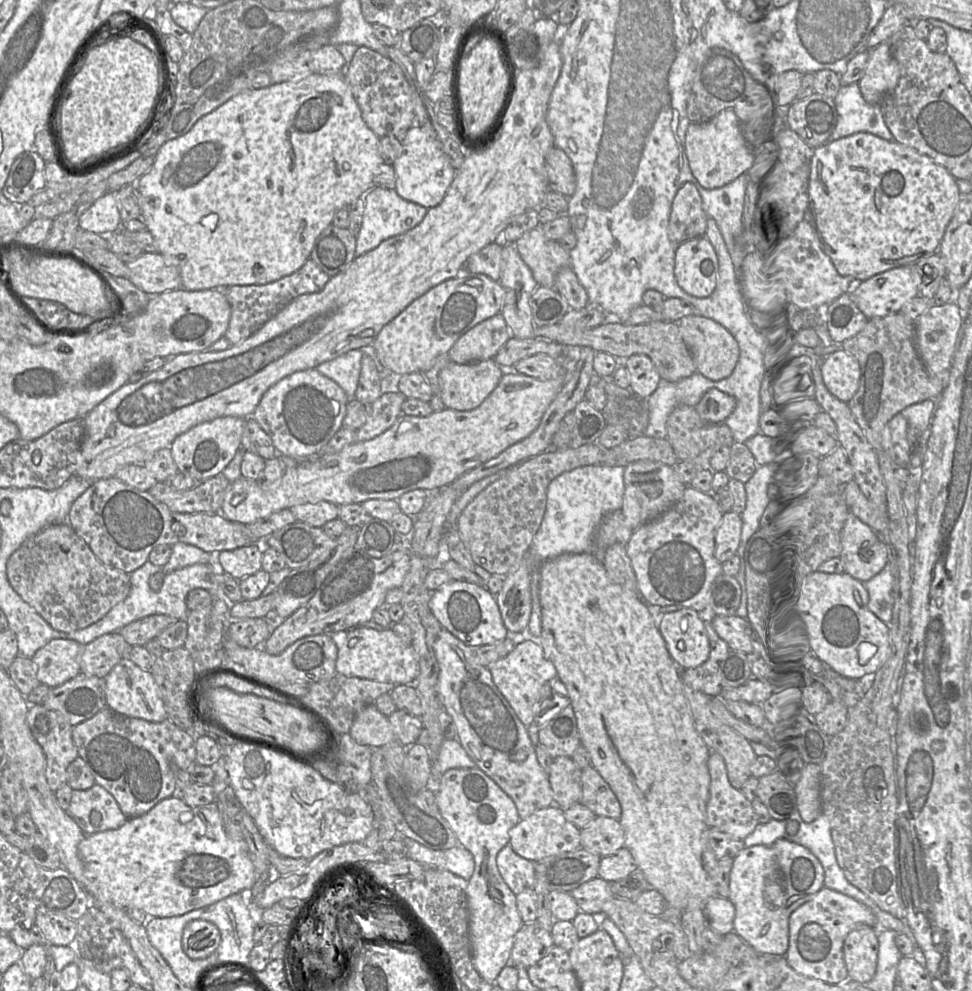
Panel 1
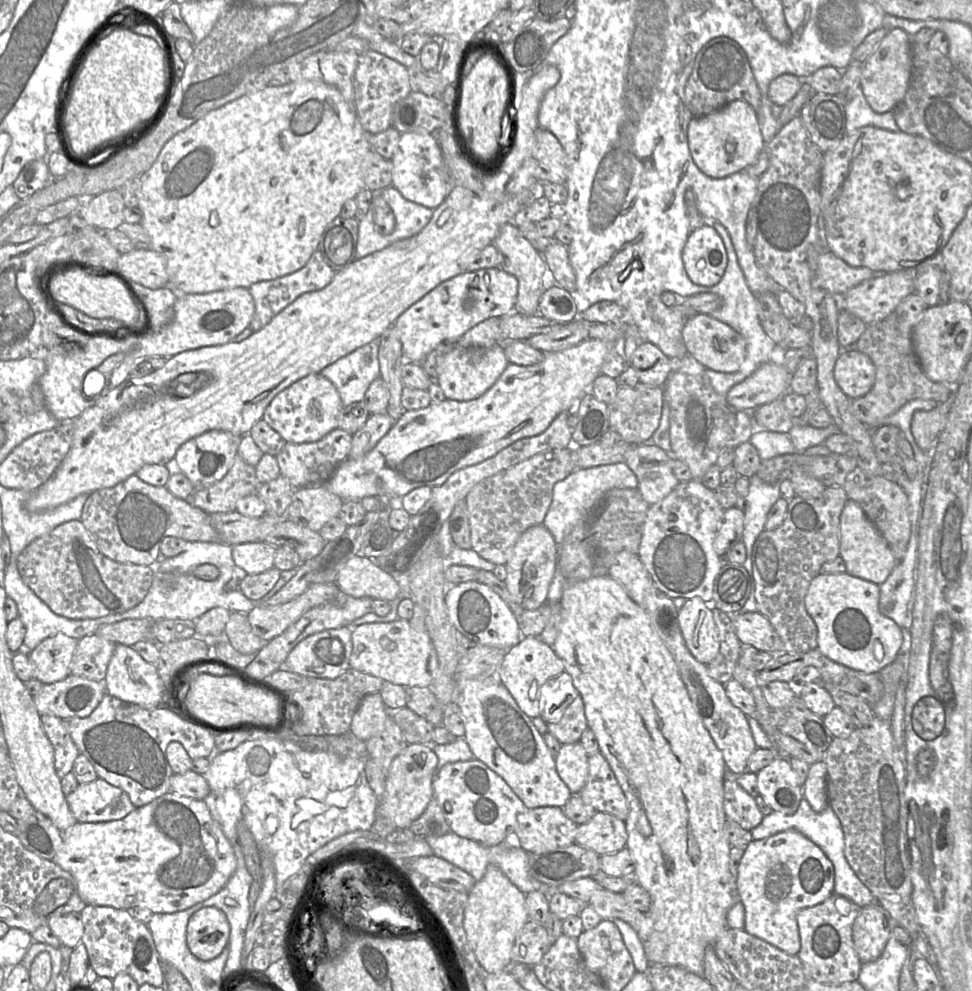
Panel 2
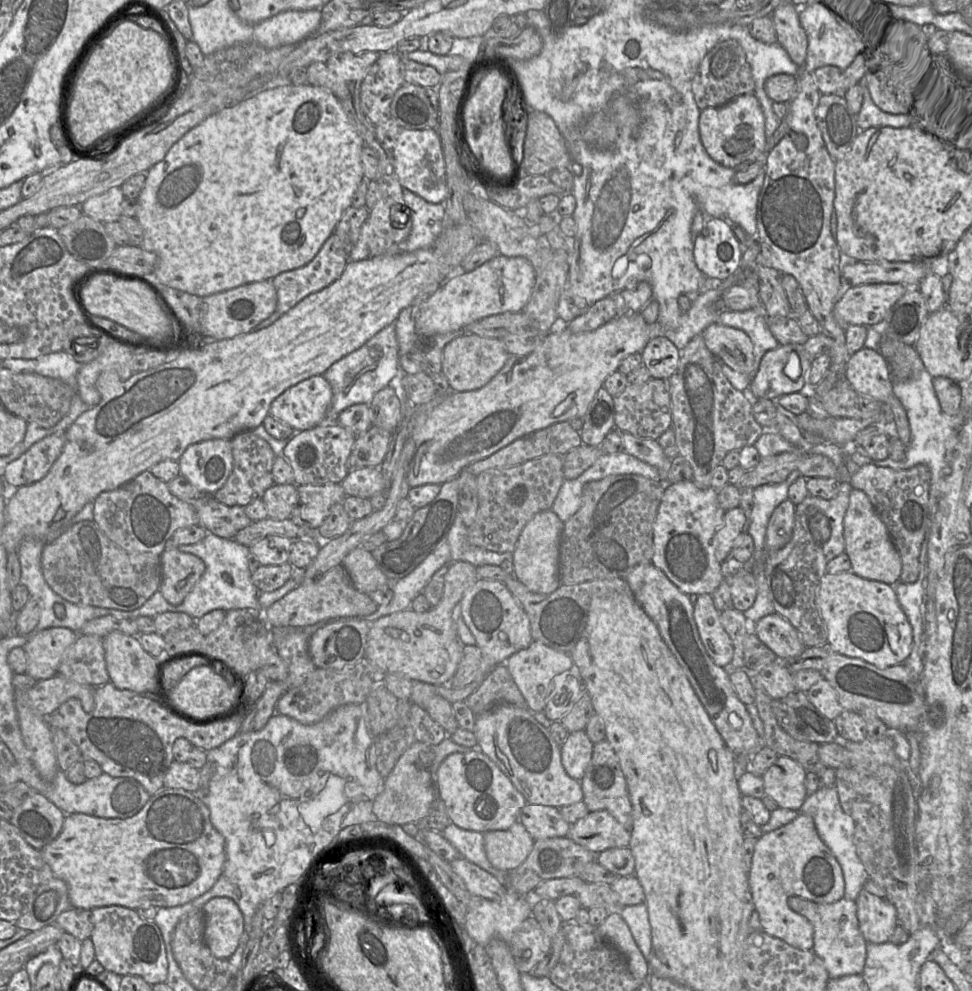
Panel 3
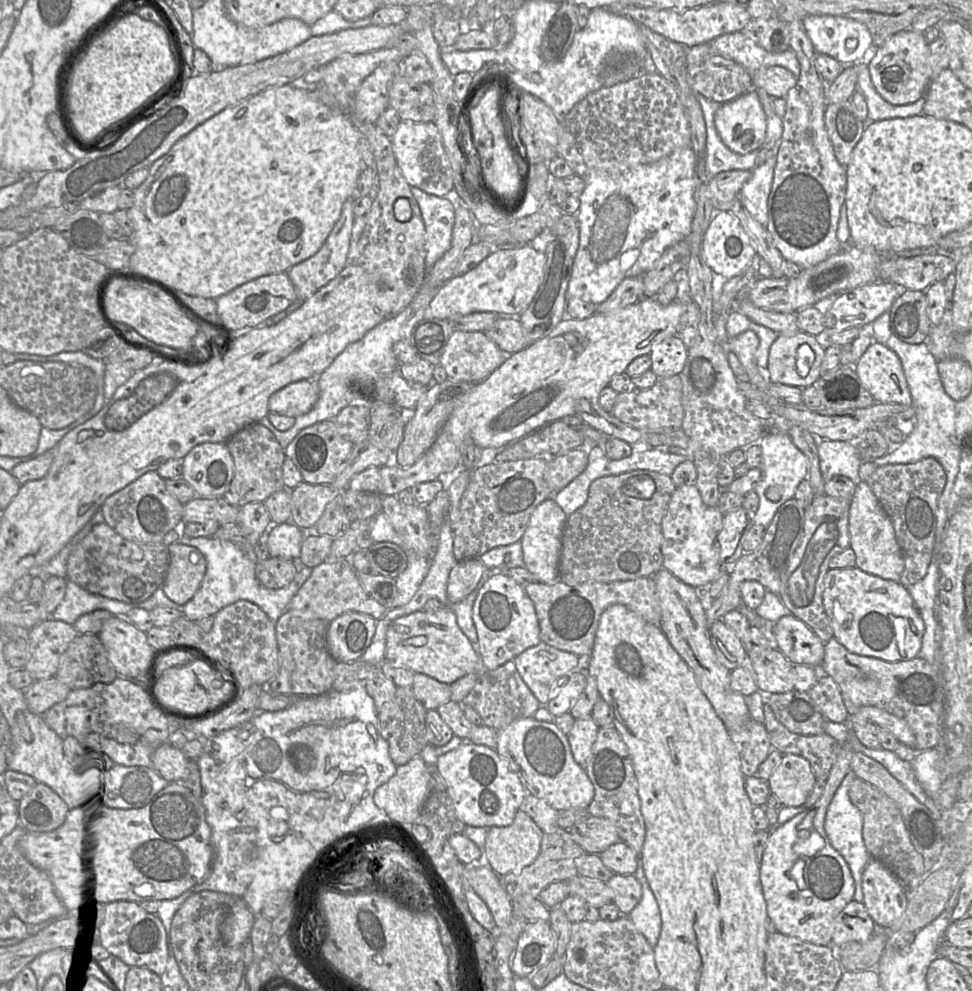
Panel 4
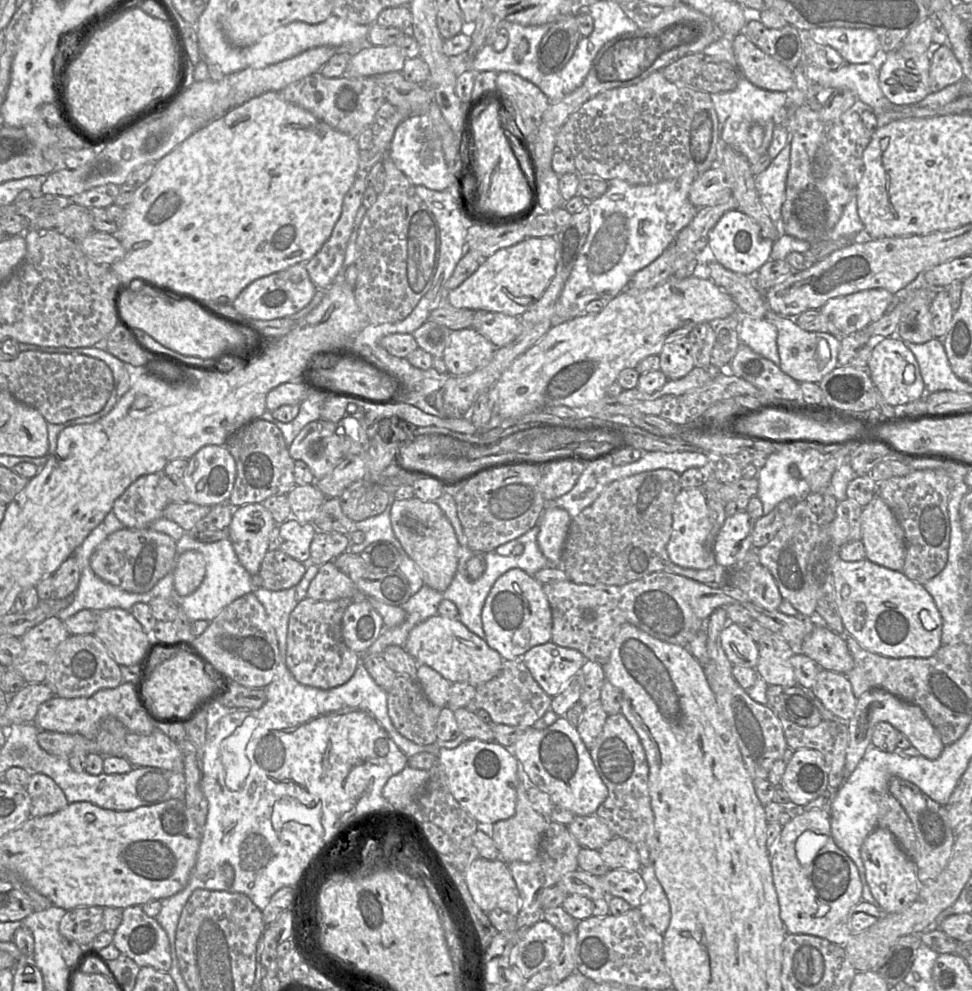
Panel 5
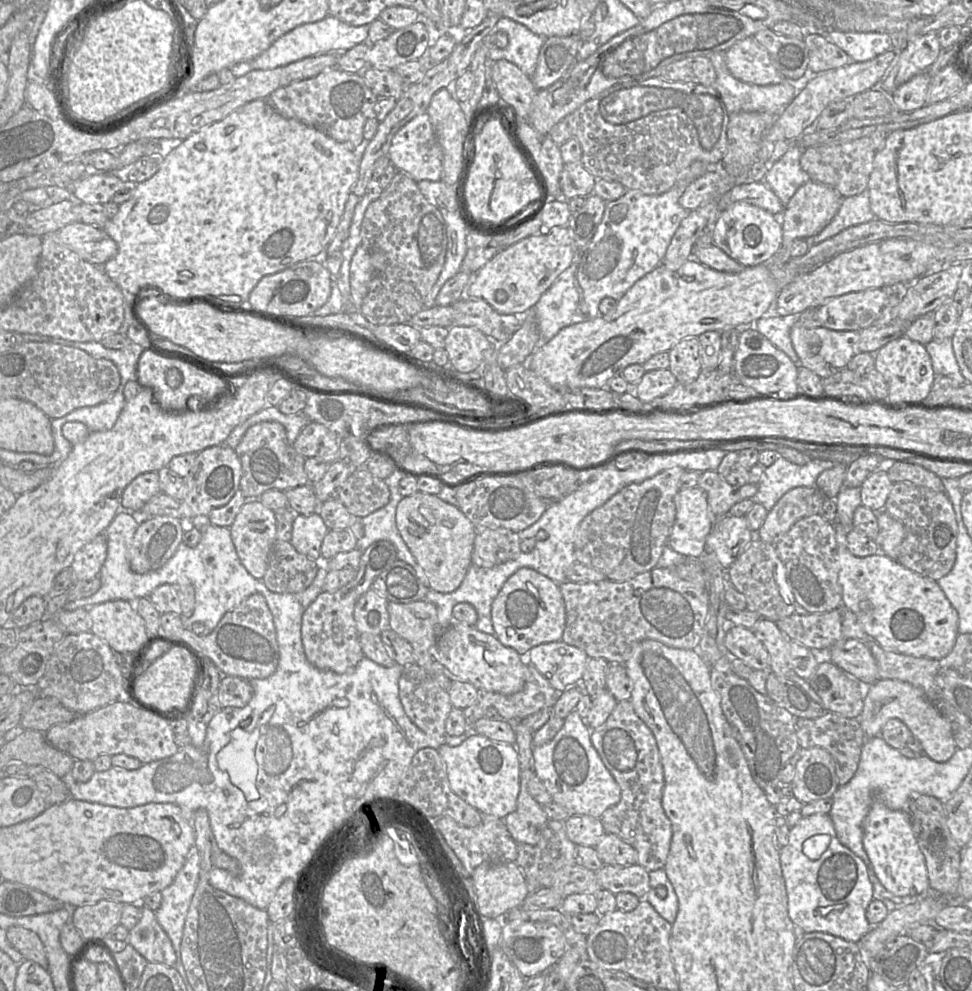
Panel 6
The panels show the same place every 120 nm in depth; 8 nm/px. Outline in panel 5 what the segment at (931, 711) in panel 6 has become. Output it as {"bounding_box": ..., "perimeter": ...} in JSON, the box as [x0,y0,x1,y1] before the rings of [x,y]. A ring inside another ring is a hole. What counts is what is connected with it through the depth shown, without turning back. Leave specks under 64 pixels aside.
{"bounding_box":[845,689,943,779],"perimeter":[[[872,689],[857,698],[856,709],[848,721],[849,743],[845,761],[845,779],[850,776],[871,744],[876,724],[888,722],[900,733],[904,734],[920,755],[928,759],[936,759],[942,753],[943,744],[938,732],[920,707],[904,701],[883,689]]]}

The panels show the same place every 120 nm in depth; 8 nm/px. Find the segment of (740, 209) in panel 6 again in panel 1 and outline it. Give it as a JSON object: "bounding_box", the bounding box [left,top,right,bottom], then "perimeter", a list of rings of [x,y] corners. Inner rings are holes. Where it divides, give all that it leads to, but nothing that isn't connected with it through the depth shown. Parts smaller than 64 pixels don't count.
{"bounding_box":[674,236,718,298],"perimeter":[[[706,236],[677,245],[674,275],[686,293],[698,298],[711,295],[717,284],[718,270],[717,254]]]}

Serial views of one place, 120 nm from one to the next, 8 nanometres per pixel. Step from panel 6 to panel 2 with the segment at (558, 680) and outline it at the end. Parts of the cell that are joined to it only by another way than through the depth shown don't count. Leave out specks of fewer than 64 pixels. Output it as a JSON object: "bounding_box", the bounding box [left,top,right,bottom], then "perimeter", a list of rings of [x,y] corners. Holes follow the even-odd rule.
{"bounding_box":[496,637,564,718],"perimeter":[[[526,637],[508,649],[498,668],[496,677],[509,691],[518,707],[529,718],[535,718],[540,716],[540,689],[542,685],[549,678],[564,671],[564,662],[556,655],[552,647],[534,637]]]}

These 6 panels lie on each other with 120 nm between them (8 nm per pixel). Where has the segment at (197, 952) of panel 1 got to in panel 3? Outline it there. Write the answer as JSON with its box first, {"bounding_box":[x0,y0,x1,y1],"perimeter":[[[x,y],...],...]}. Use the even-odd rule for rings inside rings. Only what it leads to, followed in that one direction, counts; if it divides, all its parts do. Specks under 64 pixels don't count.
{"bounding_box":[202,897,244,959],"perimeter":[[[215,897],[203,906],[202,912],[206,945],[214,957],[228,959],[238,947],[244,932],[240,909],[230,898]]]}

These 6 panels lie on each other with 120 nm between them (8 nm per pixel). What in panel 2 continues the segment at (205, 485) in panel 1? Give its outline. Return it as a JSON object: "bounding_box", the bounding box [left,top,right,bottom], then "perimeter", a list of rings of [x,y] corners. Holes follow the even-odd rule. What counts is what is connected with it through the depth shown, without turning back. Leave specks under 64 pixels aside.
{"bounding_box":[189,454,259,515],"perimeter":[[[236,454],[226,475],[208,487],[195,489],[189,501],[209,515],[228,513],[235,511],[238,500],[257,493],[259,485],[255,467]]]}

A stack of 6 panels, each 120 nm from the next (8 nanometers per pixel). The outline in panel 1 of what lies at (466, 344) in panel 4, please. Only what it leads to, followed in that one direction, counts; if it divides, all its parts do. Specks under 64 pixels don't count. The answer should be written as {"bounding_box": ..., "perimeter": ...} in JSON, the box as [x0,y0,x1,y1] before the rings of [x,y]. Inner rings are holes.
{"bounding_box":[438,358,505,410],"perimeter":[[[493,358],[466,364],[450,361],[440,371],[438,395],[446,408],[473,410],[495,389],[505,371]]]}

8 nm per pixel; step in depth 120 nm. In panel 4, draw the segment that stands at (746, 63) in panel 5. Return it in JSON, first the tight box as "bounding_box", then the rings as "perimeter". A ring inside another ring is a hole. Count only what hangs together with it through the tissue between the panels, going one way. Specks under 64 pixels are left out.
{"bounding_box":[752,65,797,98],"perimeter":[[[779,65],[758,69],[752,77],[753,85],[771,98],[785,98],[797,84],[797,77],[787,68]]]}

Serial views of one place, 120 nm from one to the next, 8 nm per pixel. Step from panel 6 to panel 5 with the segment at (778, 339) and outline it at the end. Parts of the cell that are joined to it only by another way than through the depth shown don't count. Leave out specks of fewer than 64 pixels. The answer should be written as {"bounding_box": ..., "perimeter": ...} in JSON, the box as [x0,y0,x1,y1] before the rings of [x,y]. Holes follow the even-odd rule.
{"bounding_box":[739,315,780,365],"perimeter":[[[743,315],[739,323],[739,340],[754,352],[780,365],[777,348],[777,328],[766,318],[753,318]]]}

